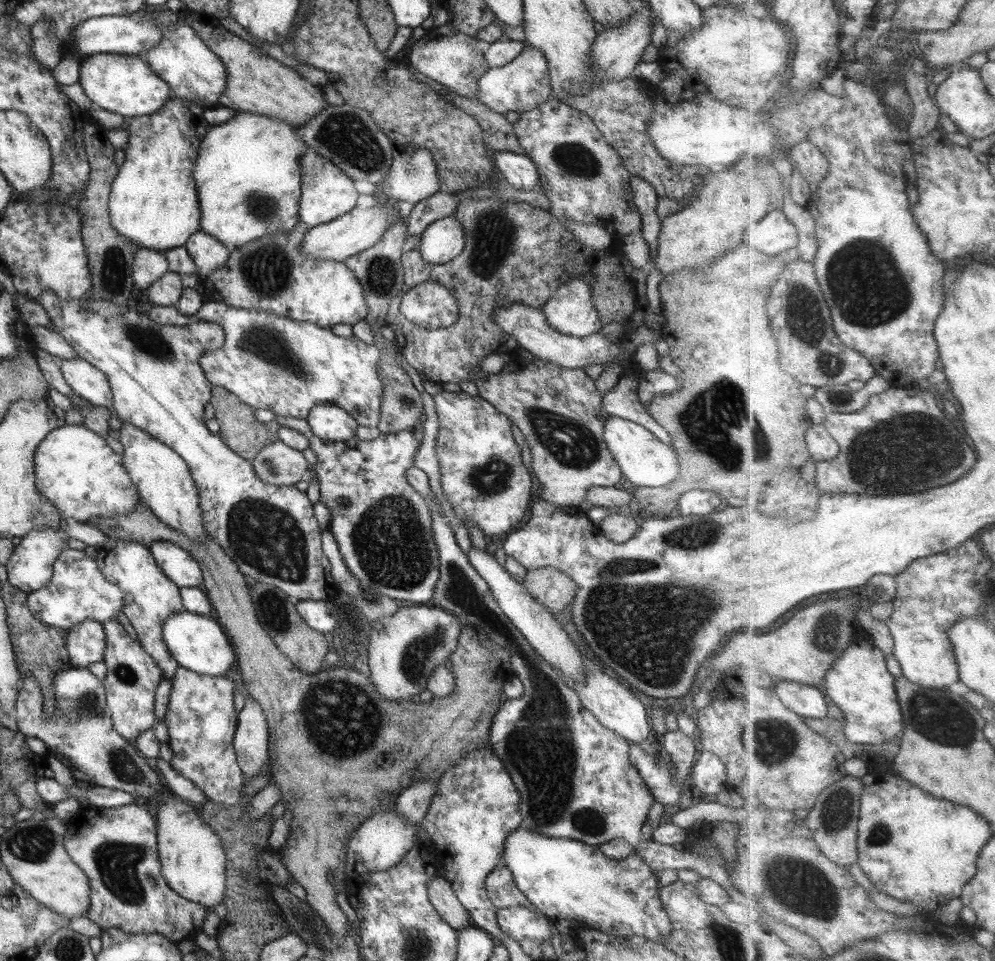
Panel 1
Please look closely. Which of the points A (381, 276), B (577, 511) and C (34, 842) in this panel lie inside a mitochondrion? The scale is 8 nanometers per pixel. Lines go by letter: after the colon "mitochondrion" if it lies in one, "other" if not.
A: mitochondrion
B: other
C: mitochondrion

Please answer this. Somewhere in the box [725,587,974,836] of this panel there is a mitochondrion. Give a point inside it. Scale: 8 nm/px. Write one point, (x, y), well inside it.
(774, 743)

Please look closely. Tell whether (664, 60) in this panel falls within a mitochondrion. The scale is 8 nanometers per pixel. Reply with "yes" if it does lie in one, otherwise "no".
no

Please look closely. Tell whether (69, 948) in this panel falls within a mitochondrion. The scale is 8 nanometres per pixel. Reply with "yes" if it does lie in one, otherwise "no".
yes

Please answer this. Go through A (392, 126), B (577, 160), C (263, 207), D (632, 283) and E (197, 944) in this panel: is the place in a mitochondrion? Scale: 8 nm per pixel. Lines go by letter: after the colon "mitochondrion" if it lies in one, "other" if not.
A: mitochondrion
B: mitochondrion
C: mitochondrion
D: other
E: other

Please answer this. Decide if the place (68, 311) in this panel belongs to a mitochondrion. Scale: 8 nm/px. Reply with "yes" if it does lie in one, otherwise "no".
no

